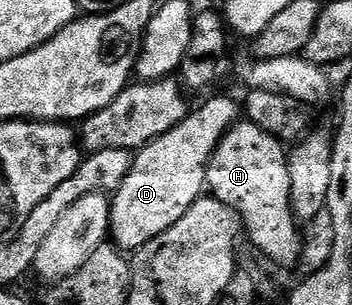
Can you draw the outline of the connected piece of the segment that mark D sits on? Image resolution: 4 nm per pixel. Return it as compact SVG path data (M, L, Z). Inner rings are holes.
M215 96L188 114L177 126L134 153L131 169L121 186L110 197L110 239L116 248L133 254L157 234L165 234L207 188L207 167L223 135L235 127L241 108L227 96Z

